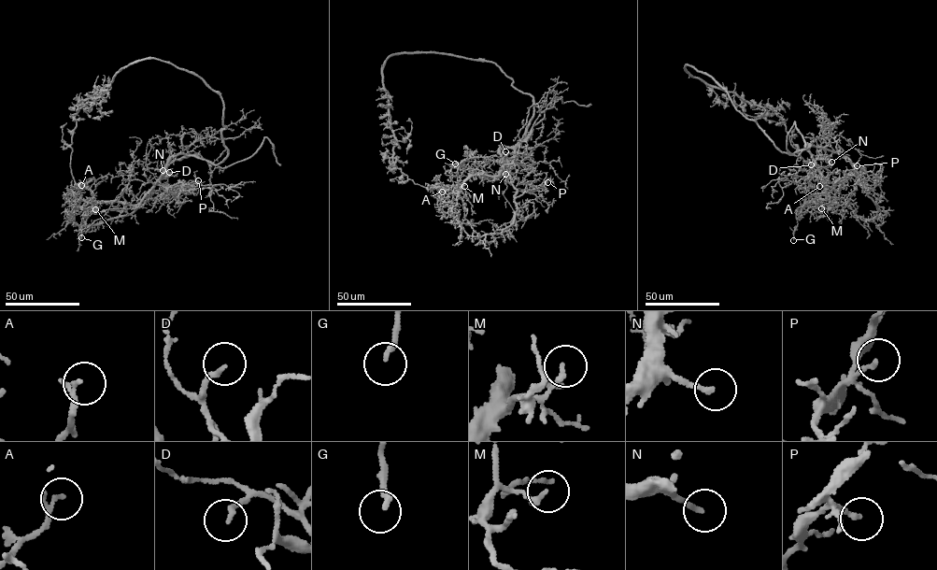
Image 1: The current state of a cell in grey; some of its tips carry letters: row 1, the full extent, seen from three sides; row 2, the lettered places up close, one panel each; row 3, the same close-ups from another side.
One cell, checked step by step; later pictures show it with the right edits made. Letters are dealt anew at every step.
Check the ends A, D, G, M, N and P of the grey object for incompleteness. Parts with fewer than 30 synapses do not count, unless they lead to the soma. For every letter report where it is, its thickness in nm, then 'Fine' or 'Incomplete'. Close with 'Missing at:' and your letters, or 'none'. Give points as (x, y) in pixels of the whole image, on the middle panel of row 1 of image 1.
A: Place: (442, 192). Thickness 90 nm. Incomplete
D: Place: (505, 151). Thickness 160 nm. Fine
G: Place: (455, 163). Thickness 160 nm. Fine
M: Place: (464, 186). Thickness 160 nm. Fine
N: Place: (505, 174). Thickness 160 nm. Incomplete
P: Place: (547, 182). Thickness 150 nm. Fine
Missing at: A, N

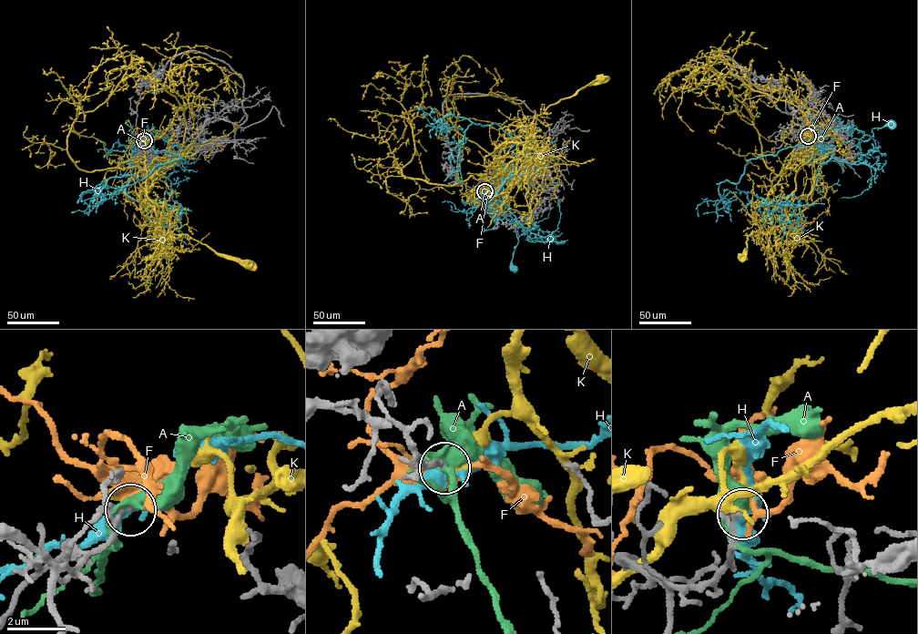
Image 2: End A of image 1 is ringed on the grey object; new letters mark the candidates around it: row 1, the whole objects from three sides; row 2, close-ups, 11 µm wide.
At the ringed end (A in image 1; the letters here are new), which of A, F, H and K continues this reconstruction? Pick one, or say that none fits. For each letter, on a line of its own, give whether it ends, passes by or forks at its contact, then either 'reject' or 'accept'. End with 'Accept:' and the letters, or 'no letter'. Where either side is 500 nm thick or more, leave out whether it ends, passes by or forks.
A: it passes by | reject
F: it passes by | reject
H: it passes by | reject
K: it ends | reject
Accept: no letter

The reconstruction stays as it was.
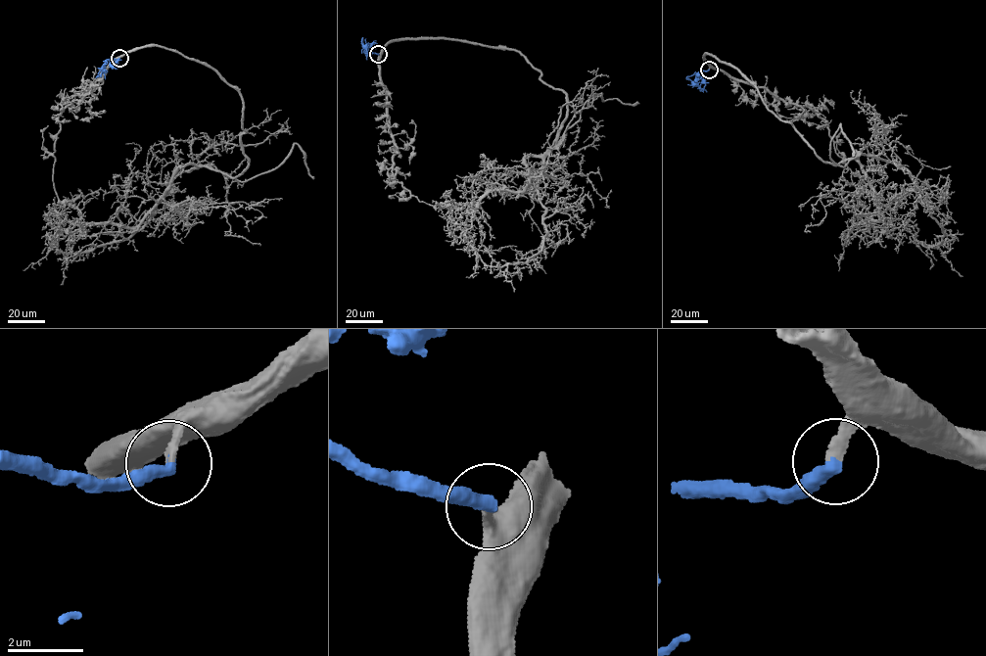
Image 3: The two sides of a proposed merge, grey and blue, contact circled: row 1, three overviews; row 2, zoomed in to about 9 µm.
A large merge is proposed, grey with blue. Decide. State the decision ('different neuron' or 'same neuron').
same neuron

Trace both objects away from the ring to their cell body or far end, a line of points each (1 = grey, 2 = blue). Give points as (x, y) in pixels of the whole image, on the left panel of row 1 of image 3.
1: (119, 58), (156, 46), (216, 70), (241, 97), (247, 167), (174, 174), (124, 239), (56, 244), (23, 270)
2: (119, 58), (107, 59), (101, 73), (95, 77)

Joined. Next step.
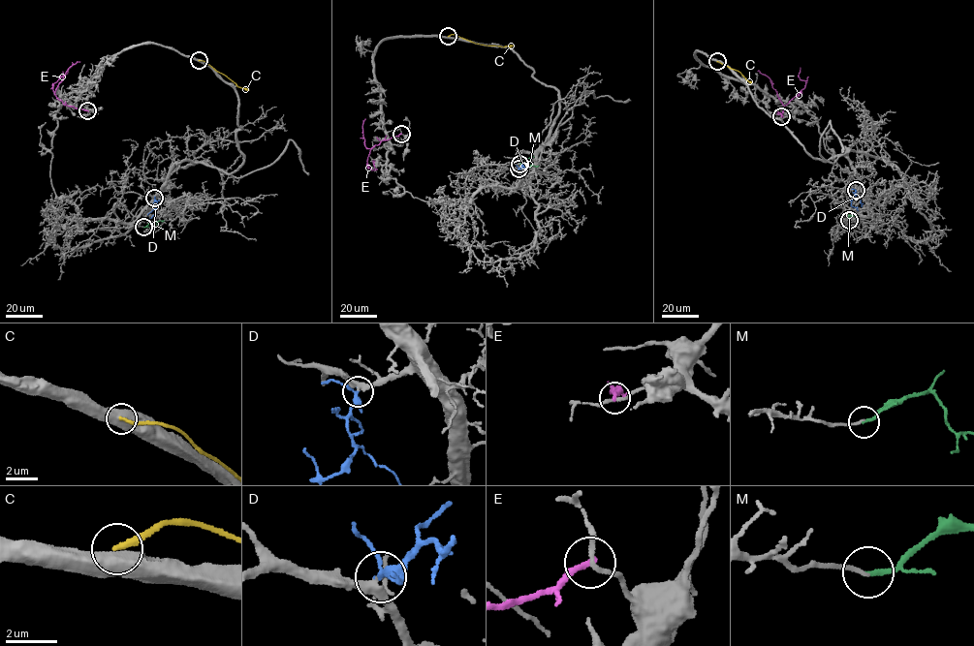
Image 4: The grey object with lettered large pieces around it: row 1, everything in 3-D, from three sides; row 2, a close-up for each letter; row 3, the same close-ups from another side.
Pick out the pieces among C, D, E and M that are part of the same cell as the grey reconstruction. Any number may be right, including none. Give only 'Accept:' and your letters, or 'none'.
Accept: D, M

